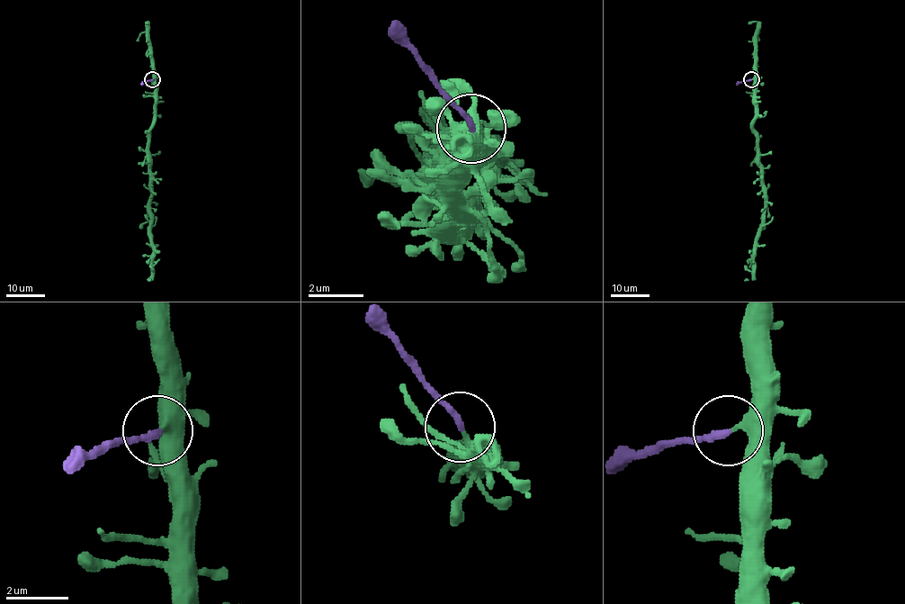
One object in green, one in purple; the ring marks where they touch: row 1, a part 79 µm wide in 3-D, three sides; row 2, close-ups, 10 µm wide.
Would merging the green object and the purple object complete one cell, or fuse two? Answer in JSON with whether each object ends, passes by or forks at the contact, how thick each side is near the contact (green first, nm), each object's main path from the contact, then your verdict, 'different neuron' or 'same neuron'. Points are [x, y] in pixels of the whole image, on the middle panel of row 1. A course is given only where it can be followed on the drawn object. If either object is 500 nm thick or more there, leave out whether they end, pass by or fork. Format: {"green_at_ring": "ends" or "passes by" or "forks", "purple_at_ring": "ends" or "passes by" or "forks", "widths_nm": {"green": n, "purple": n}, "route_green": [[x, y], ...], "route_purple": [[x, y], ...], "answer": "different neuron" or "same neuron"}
{"green_at_ring": "ends", "purple_at_ring": "ends", "widths_nm": {"green": 360, "purple": 200}, "route_green": [[473, 130], [487, 151], [459, 144], [445, 165], [452, 227], [473, 157], [438, 82]], "route_purple": [[473, 130], [389, 20]], "answer": "different neuron"}

